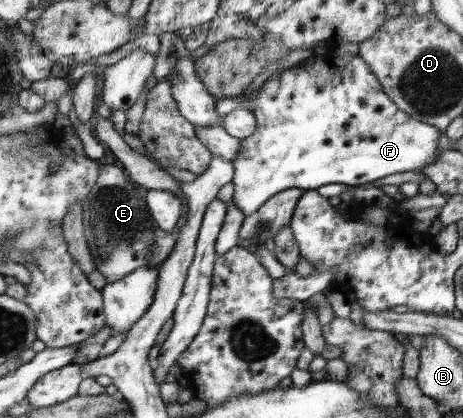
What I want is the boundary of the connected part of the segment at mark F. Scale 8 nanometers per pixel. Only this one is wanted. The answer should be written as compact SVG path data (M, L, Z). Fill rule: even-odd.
M330 47L327 53L313 54L299 65L280 72L280 78L268 78L254 99L251 110L256 118L256 131L240 141L239 154L232 161L235 169L232 201L245 217L287 189L316 190L330 183L370 185L386 175L419 171L437 159L438 139L443 131L402 111L383 90L371 67L358 54L352 55L341 48Z

